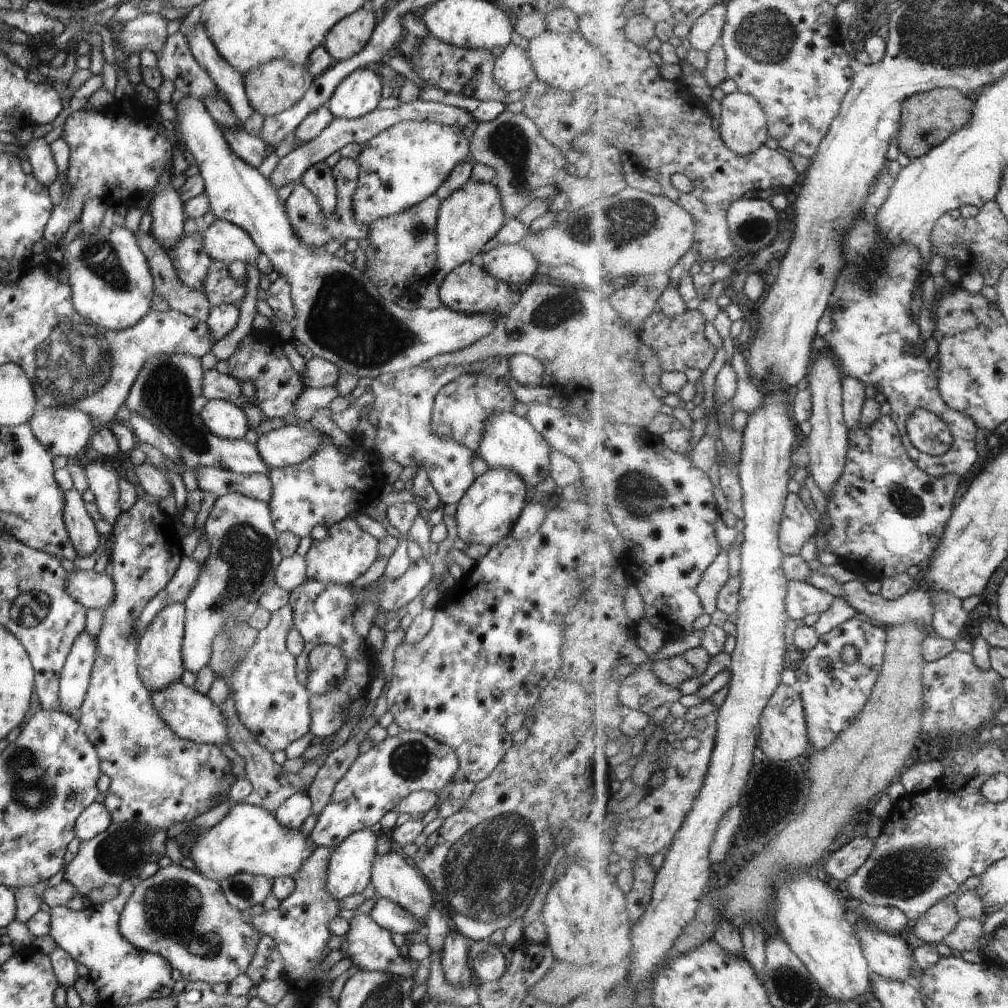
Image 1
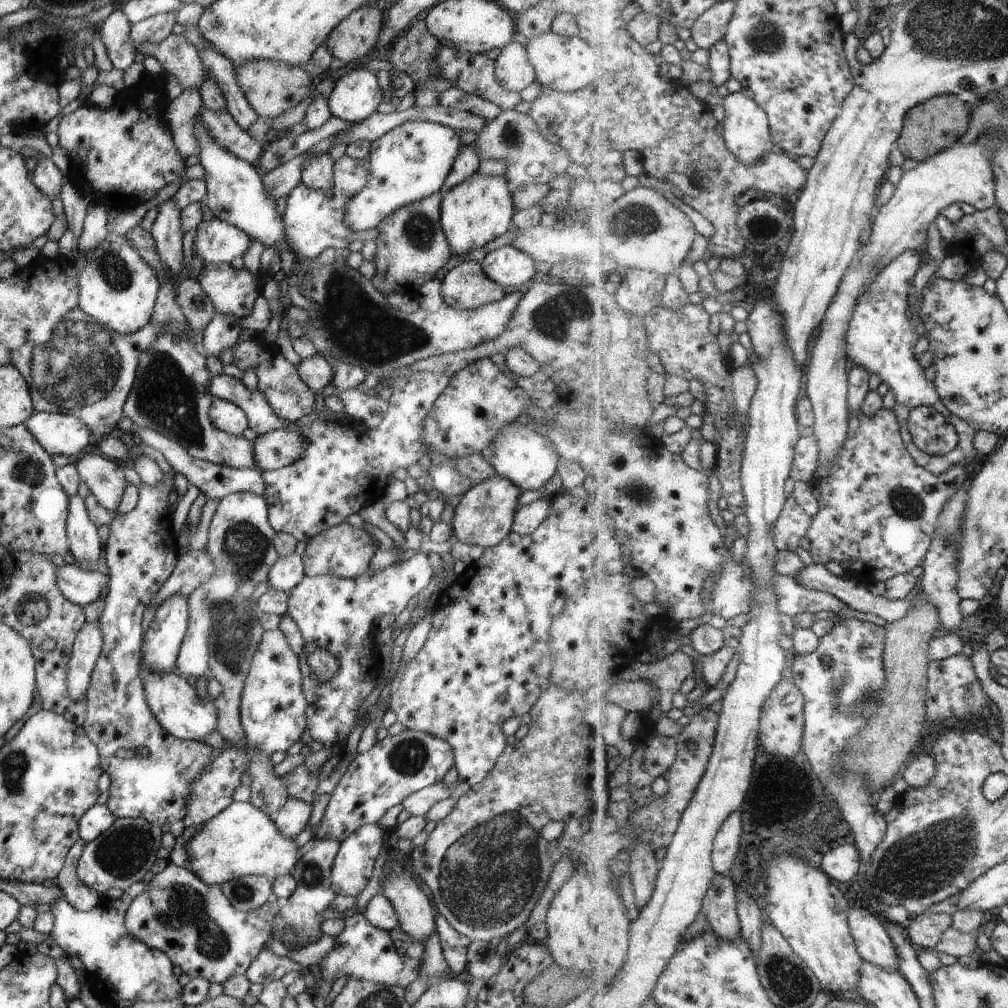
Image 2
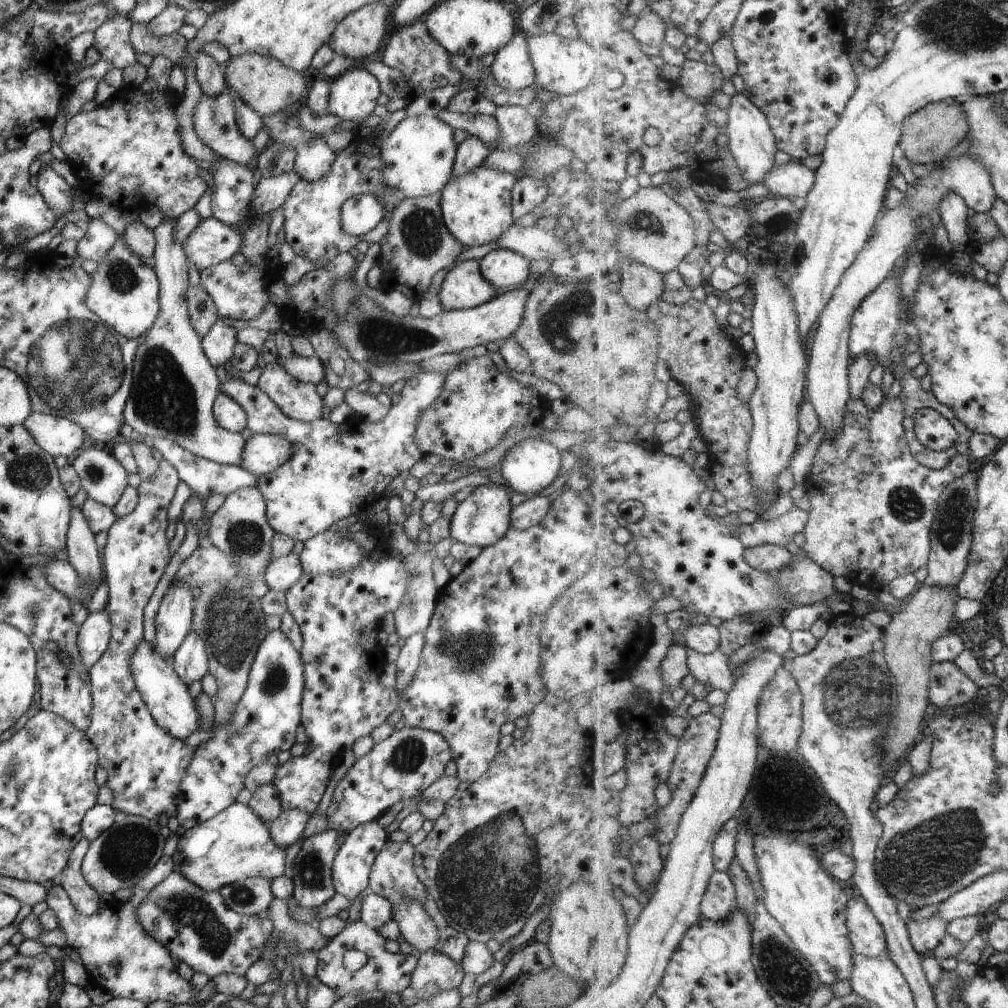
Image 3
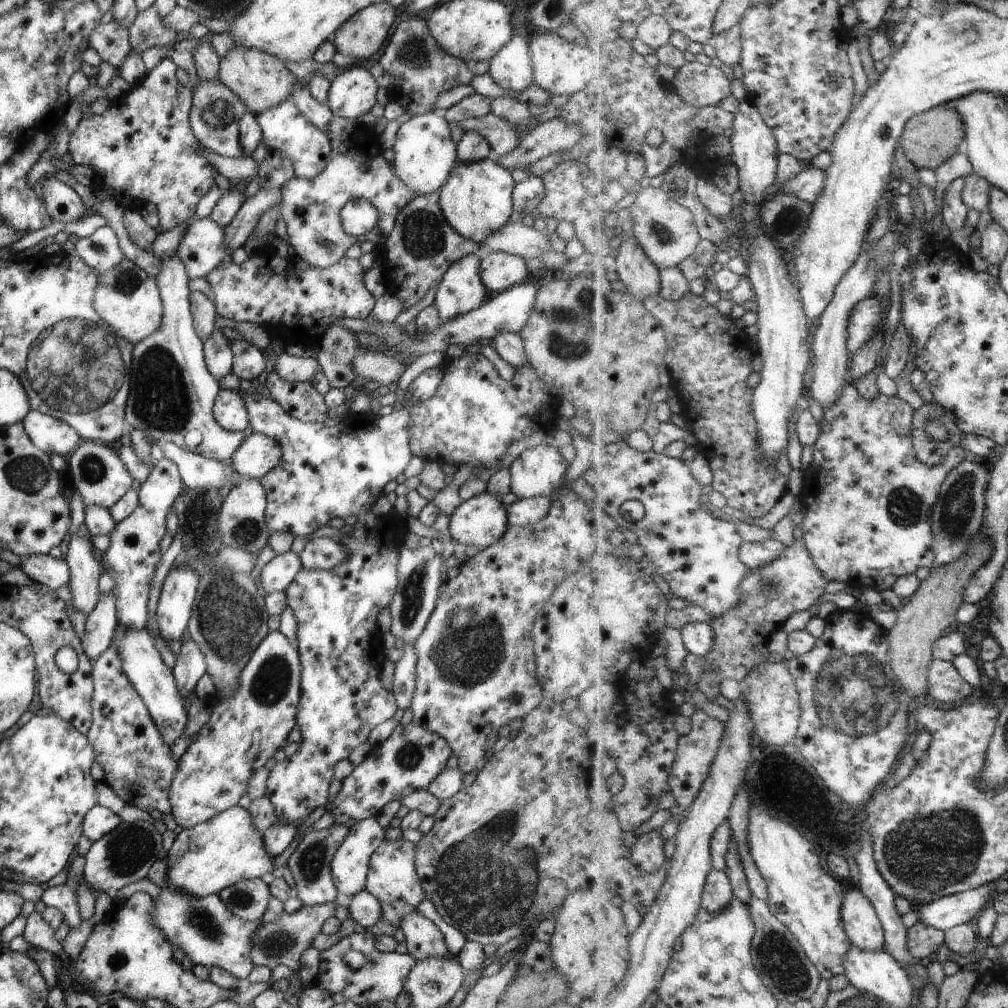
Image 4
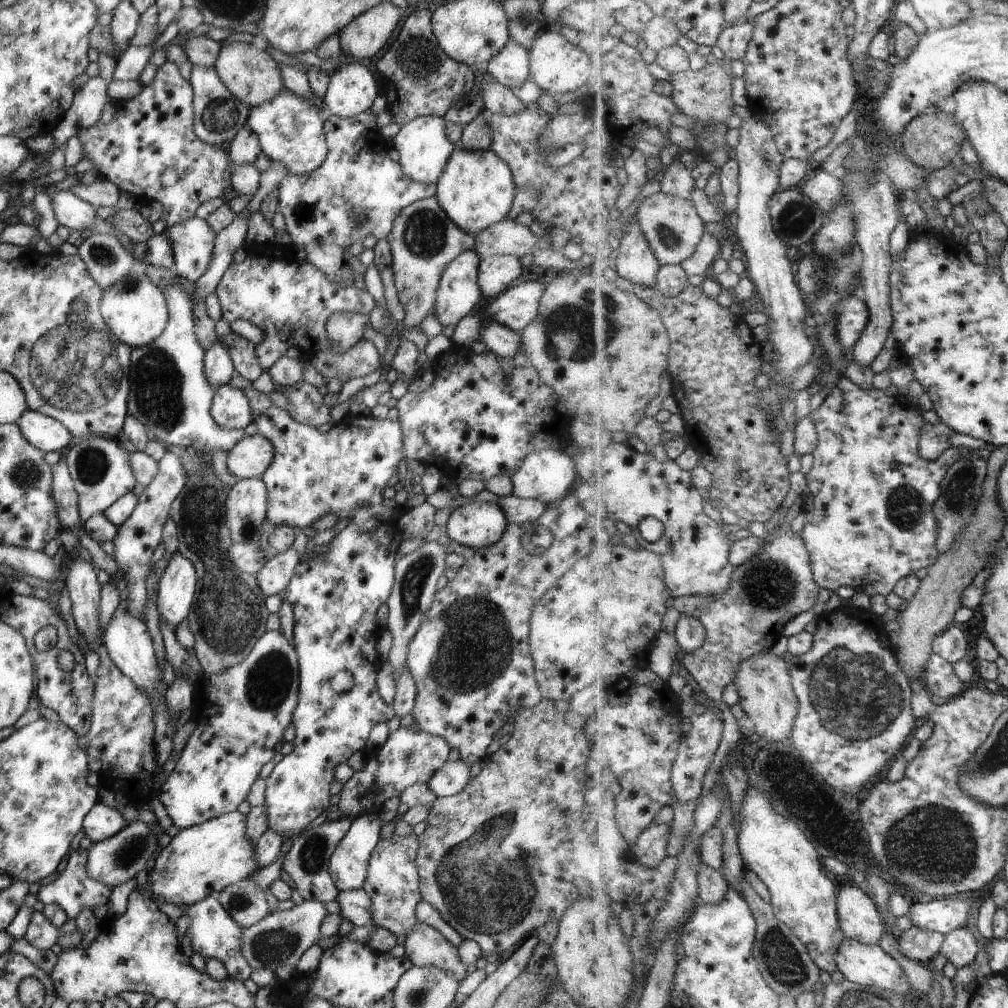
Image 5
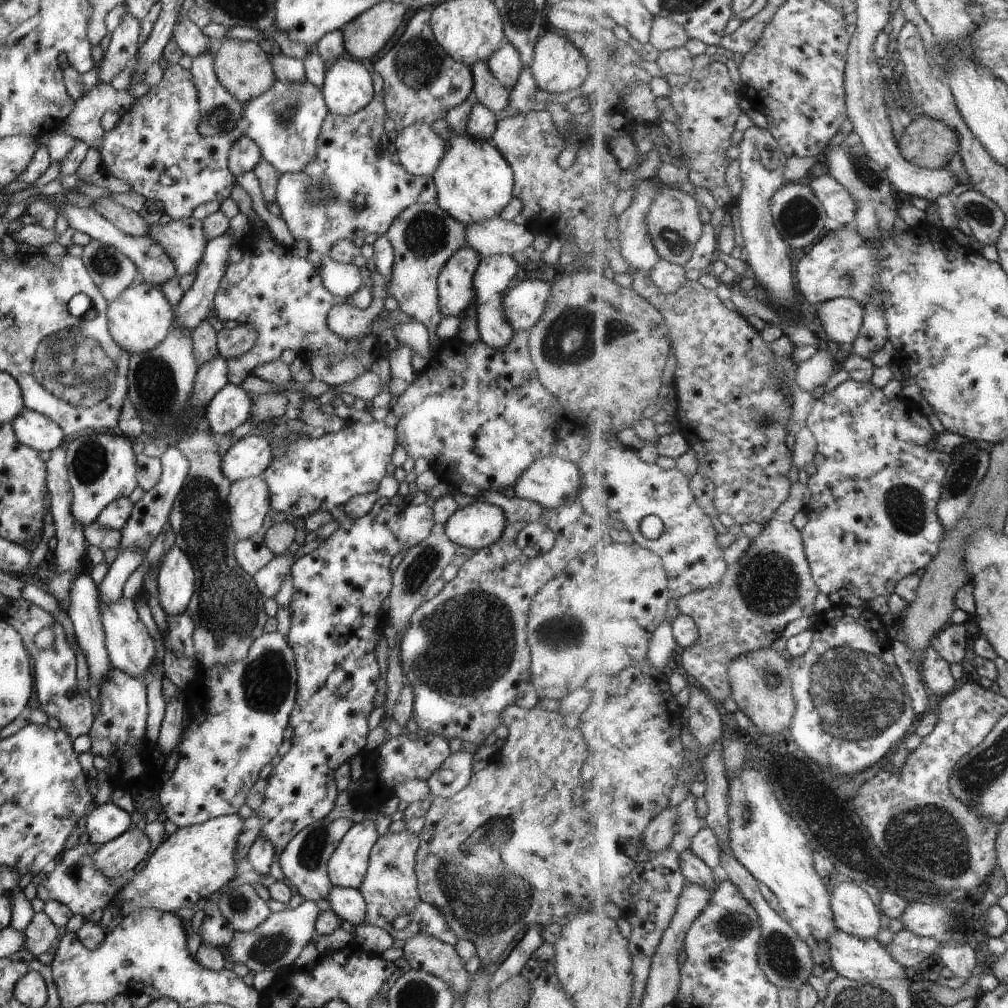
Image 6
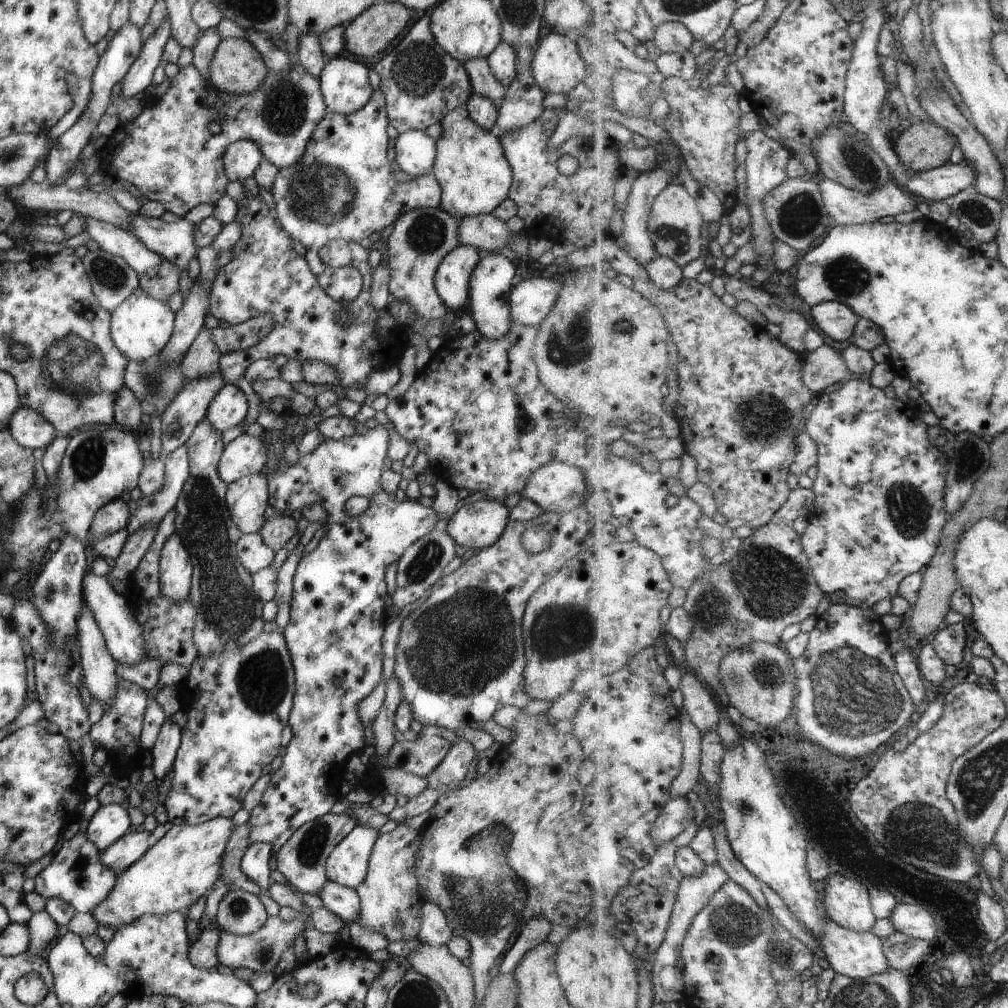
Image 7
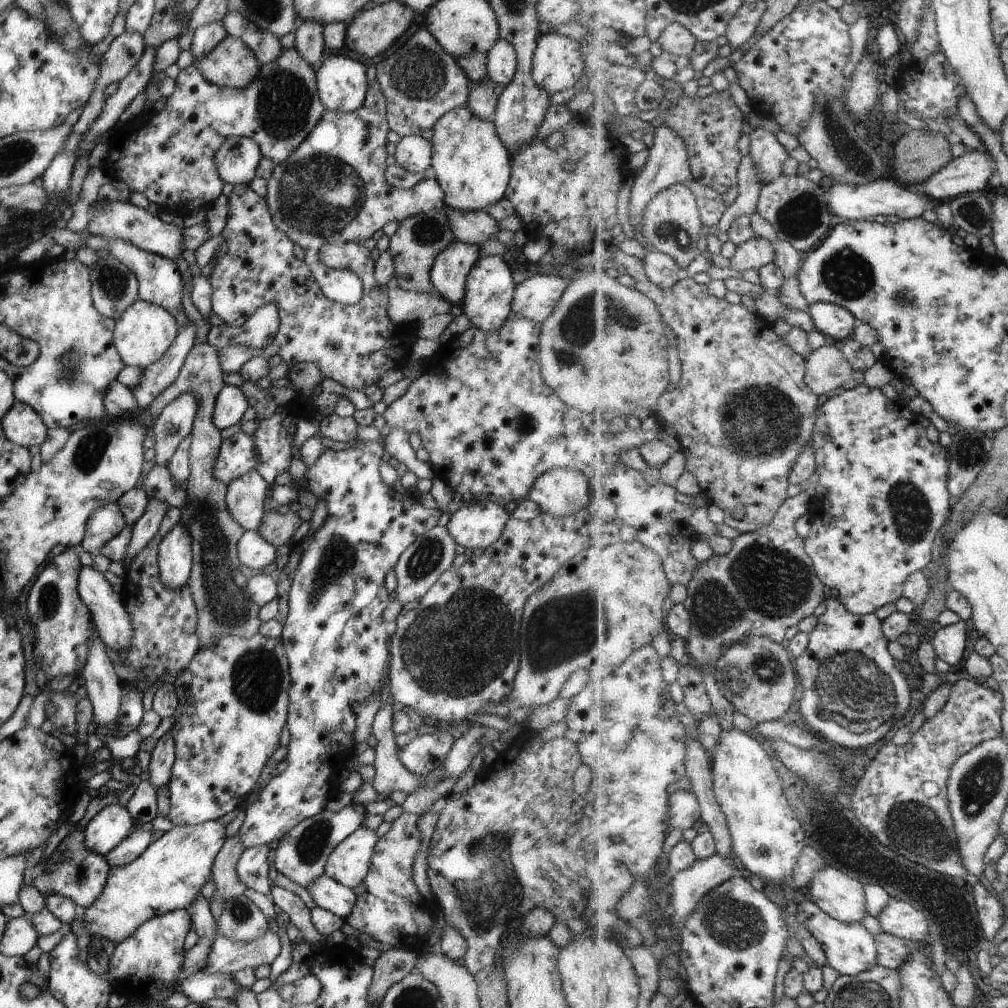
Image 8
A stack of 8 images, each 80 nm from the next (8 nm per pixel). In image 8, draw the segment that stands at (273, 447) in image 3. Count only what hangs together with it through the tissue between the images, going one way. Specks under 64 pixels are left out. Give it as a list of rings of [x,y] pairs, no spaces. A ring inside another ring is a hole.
[[[242,431],[222,440],[218,458],[213,464],[213,476],[227,485],[257,464],[257,448],[252,436]]]

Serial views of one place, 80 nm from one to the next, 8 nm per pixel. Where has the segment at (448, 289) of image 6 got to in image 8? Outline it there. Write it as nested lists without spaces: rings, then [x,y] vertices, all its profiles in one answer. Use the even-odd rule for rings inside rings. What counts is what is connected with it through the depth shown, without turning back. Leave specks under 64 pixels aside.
[[[457,241],[445,246],[433,258],[430,272],[435,293],[447,300],[451,306],[463,300],[465,296],[465,276],[477,263],[478,246]]]

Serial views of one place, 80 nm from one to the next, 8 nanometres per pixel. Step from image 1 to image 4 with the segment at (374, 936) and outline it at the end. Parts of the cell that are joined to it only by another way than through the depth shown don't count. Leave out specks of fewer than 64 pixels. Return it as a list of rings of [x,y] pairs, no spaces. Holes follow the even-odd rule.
[[[356,929],[354,933],[341,938],[326,950],[319,951],[318,971],[314,983],[320,989],[326,990],[334,1003],[349,1001],[362,1007],[373,1007],[376,1002],[395,999],[401,993],[405,975],[416,960],[407,953],[379,952],[374,944],[374,935]],[[349,950],[358,950],[365,957],[365,963],[360,968],[352,969],[343,963],[343,955]]]

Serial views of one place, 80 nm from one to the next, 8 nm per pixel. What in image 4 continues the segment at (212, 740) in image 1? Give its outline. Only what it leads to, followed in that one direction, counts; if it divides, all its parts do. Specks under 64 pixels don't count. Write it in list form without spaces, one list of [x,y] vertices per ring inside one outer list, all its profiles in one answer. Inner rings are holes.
[[[116,624],[110,638],[111,645],[121,659],[122,671],[133,685],[135,692],[143,699],[161,740],[171,745],[173,740],[180,736],[187,722],[187,712],[185,713],[183,708],[183,699],[177,692],[172,672],[161,661],[148,630],[145,627],[128,629]]]

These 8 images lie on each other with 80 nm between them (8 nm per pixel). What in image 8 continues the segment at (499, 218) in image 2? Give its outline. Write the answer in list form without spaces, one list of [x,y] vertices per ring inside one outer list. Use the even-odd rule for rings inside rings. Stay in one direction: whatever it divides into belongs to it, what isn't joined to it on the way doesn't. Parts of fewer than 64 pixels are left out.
[[[462,105],[445,112],[433,124],[432,129],[434,132],[430,142],[433,154],[430,166],[435,171],[434,180],[443,192],[443,207],[457,210],[457,212],[484,211],[504,197],[510,178],[509,153],[496,136],[492,122],[473,116],[466,106]]]

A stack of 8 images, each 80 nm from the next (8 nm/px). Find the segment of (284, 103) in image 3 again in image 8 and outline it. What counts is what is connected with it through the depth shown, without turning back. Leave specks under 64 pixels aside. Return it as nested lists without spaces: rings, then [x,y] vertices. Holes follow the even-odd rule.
[[[226,35],[211,52],[194,62],[194,66],[206,82],[235,90],[255,80],[260,68],[251,48],[232,35]]]

